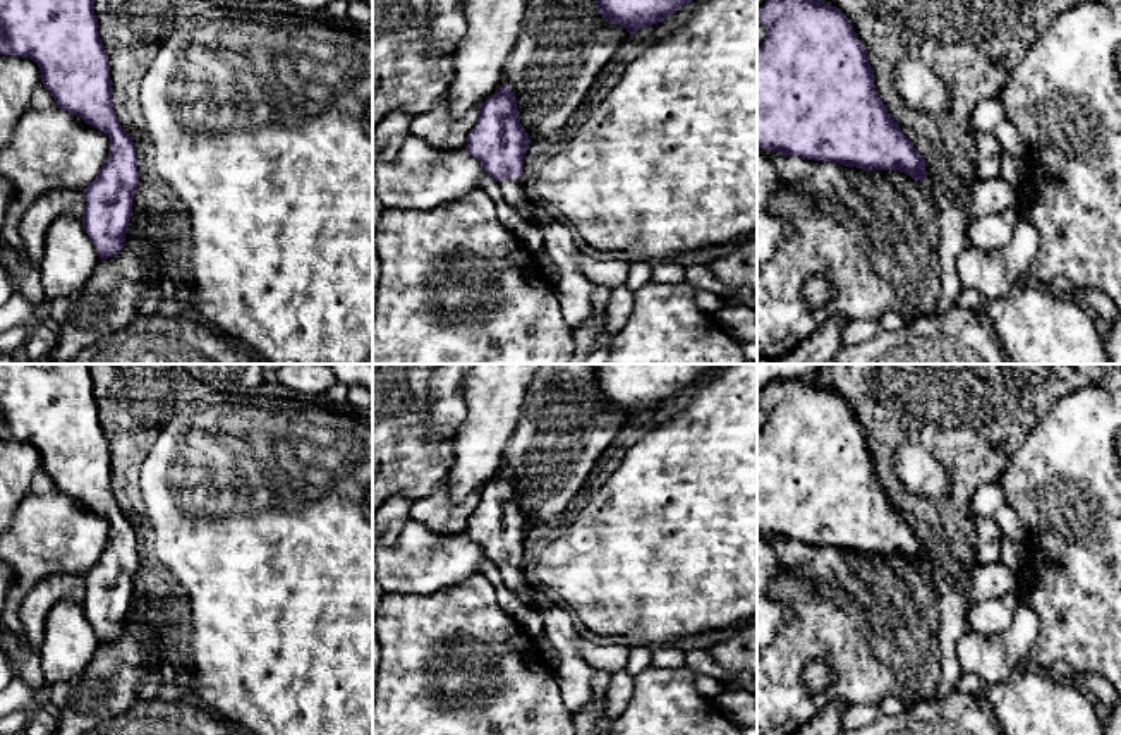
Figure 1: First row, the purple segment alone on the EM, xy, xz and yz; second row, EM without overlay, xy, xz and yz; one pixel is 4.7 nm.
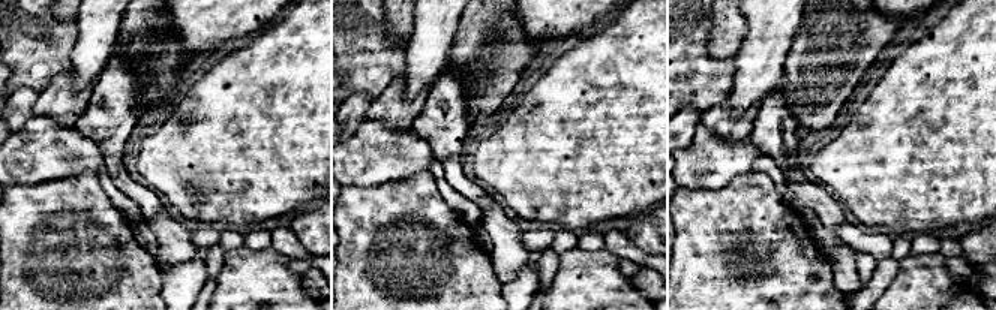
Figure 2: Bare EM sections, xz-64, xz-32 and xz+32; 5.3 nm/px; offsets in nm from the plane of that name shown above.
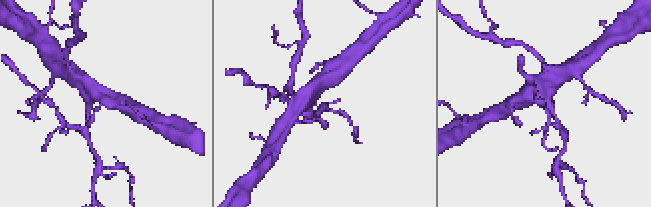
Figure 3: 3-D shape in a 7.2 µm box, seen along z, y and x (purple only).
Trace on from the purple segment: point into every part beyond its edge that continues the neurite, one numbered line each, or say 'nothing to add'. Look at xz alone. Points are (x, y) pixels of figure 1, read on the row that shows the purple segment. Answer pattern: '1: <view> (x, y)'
1: xz (514, 189)

